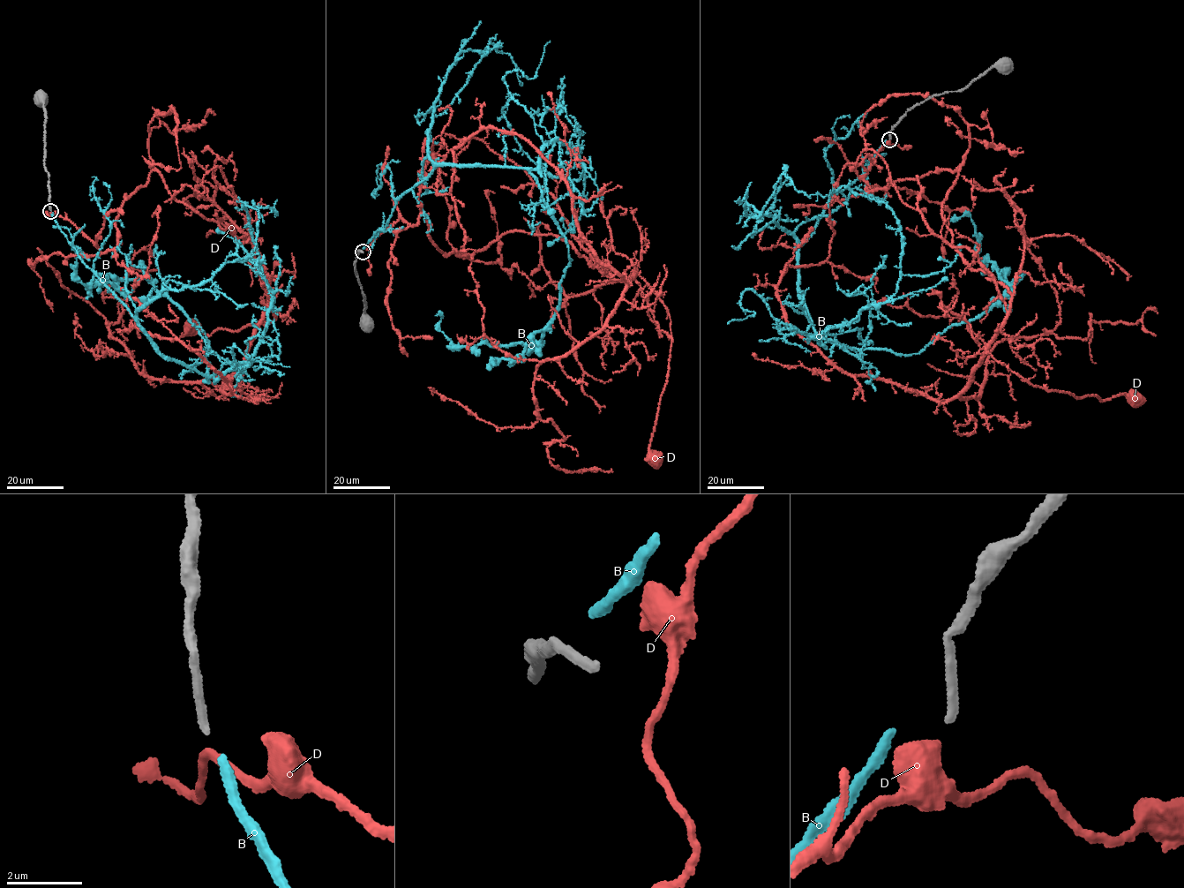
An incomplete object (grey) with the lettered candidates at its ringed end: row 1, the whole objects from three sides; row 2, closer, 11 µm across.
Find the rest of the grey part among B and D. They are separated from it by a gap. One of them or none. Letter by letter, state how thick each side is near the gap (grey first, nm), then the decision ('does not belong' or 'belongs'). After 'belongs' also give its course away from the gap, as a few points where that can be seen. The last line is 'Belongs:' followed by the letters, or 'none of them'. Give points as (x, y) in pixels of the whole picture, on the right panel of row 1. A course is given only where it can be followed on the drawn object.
B: 240 nm thick on the grey side, 260 nm on the other; belongs; it runs (886, 139), (799, 247), (817, 334), (917, 353), (1005, 298), (971, 217), (951, 221)
D: 240 nm thick on the grey side, 550 nm on the other; does not belong
Belongs: B

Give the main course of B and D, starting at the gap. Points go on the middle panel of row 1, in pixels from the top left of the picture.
B: (363, 248), (396, 199), (436, 166), (526, 169), (571, 259), (553, 321), (533, 343), (454, 347), (440, 312)
D: (366, 250), (423, 214), (445, 253), (554, 234), (614, 280), (637, 274), (670, 320), (655, 461)

